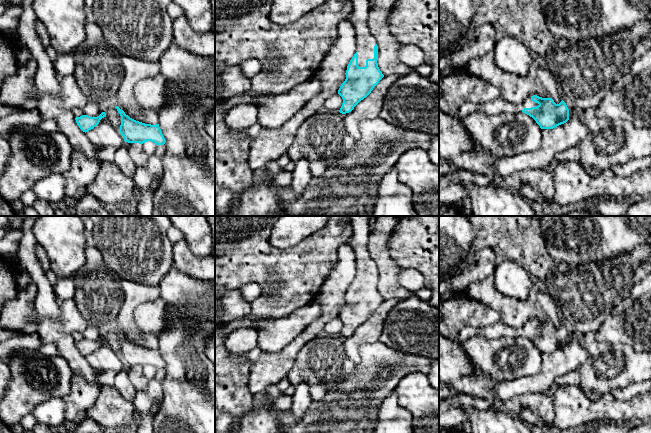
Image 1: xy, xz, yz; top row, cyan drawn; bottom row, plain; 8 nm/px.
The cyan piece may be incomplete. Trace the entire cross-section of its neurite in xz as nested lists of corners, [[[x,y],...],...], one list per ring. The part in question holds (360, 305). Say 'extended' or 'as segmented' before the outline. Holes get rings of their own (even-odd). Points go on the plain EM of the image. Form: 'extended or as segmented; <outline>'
extended; [[[368,216],[349,217],[352,229],[349,244],[355,254],[357,272],[347,290],[346,303],[338,314],[338,318],[343,323],[339,334],[342,338],[351,336],[384,301],[377,287],[378,270],[368,250],[370,218]]]

